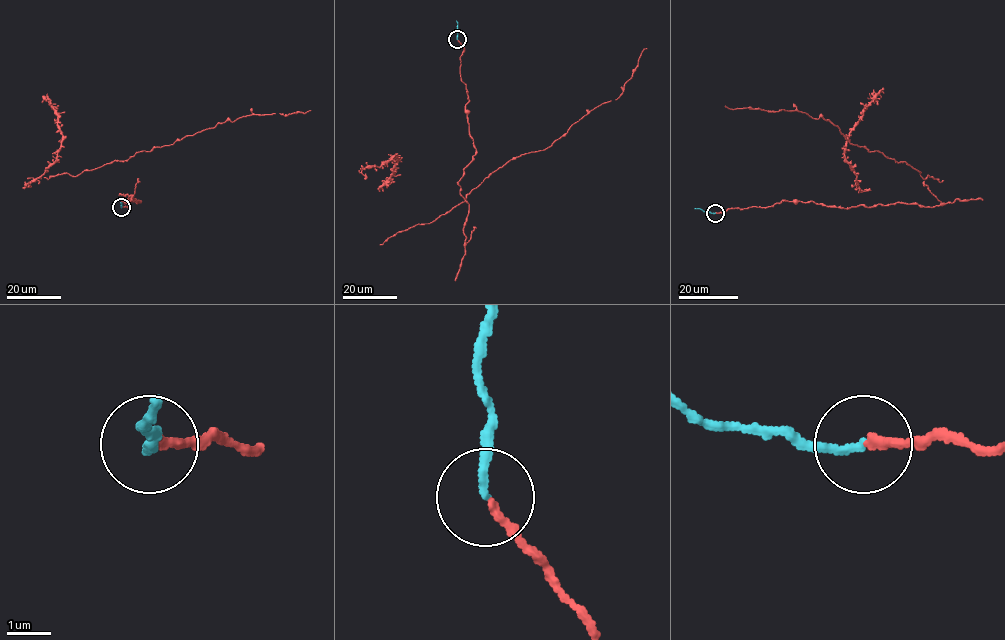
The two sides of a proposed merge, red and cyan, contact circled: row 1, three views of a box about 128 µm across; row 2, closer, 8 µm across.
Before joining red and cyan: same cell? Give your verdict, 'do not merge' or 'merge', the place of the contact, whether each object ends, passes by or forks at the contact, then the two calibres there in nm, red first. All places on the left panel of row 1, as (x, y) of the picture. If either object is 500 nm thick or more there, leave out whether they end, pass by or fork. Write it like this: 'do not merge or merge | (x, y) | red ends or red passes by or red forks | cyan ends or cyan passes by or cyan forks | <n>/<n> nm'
merge | (121, 207) | red ends | cyan ends | 200/190 nm

